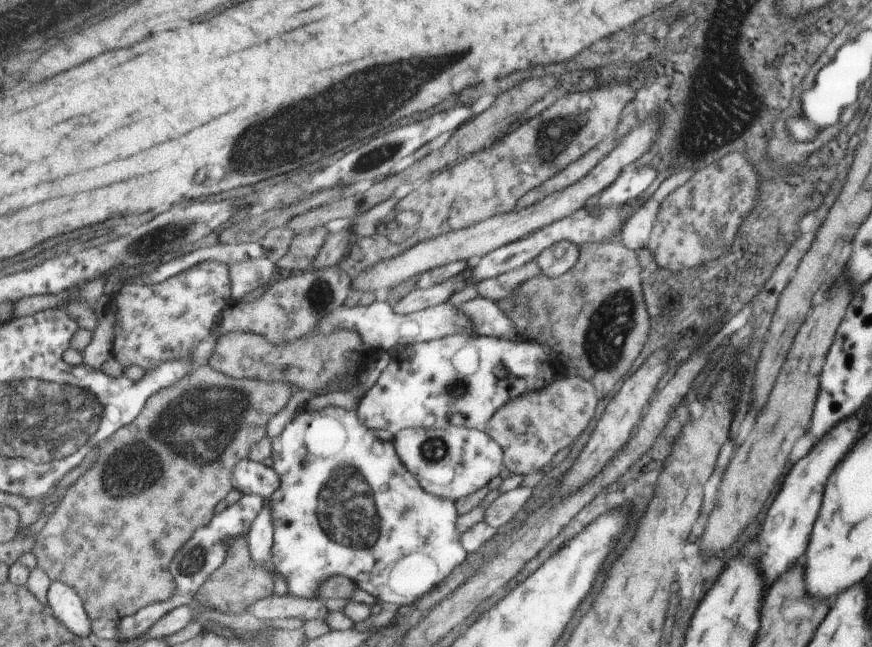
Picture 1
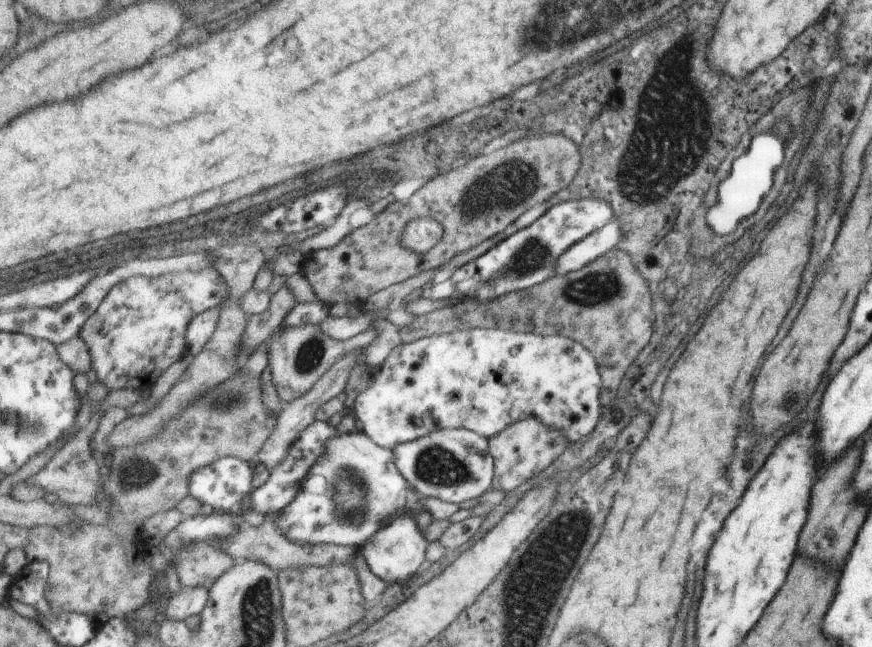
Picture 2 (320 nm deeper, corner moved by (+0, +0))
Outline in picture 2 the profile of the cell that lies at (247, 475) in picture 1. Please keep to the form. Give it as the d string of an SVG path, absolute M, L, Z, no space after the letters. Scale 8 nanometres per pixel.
M222 457L210 465L199 467L191 476L190 496L203 506L215 508L217 511L237 511L239 502L253 492L253 472L247 461L236 457Z

